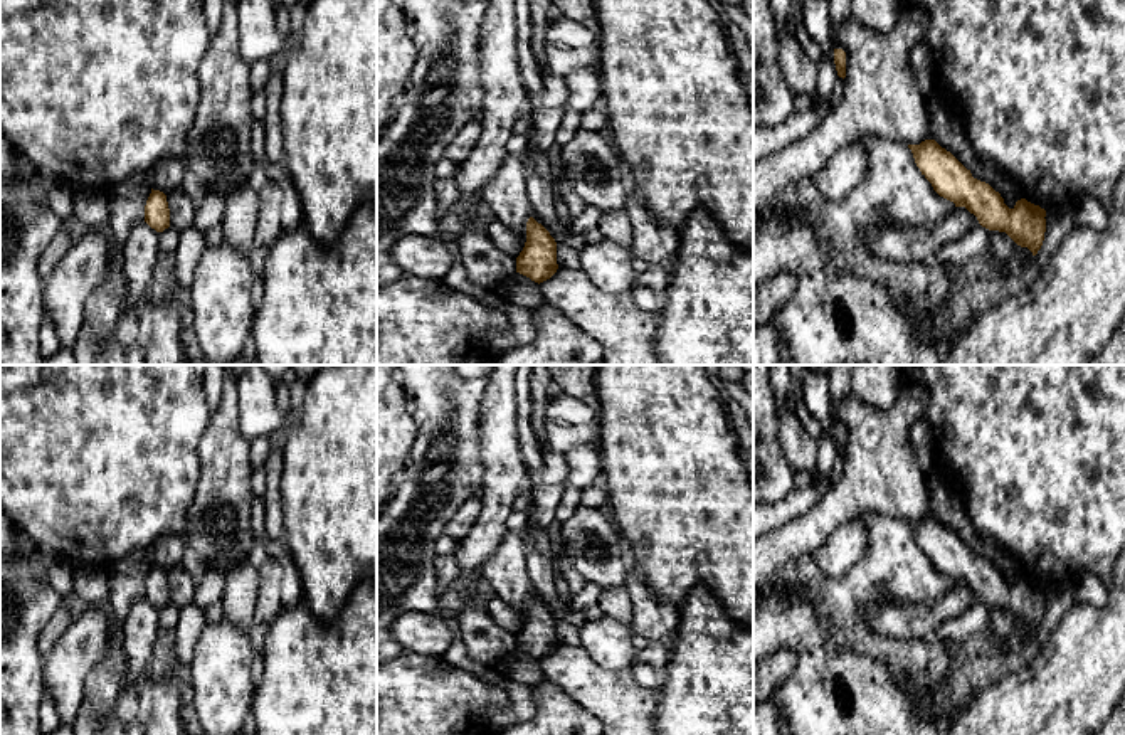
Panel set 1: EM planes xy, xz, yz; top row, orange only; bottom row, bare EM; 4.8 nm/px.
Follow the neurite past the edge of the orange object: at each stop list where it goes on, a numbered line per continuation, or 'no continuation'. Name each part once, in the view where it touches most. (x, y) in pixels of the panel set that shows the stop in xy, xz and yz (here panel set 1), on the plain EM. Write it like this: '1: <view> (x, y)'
no continuation

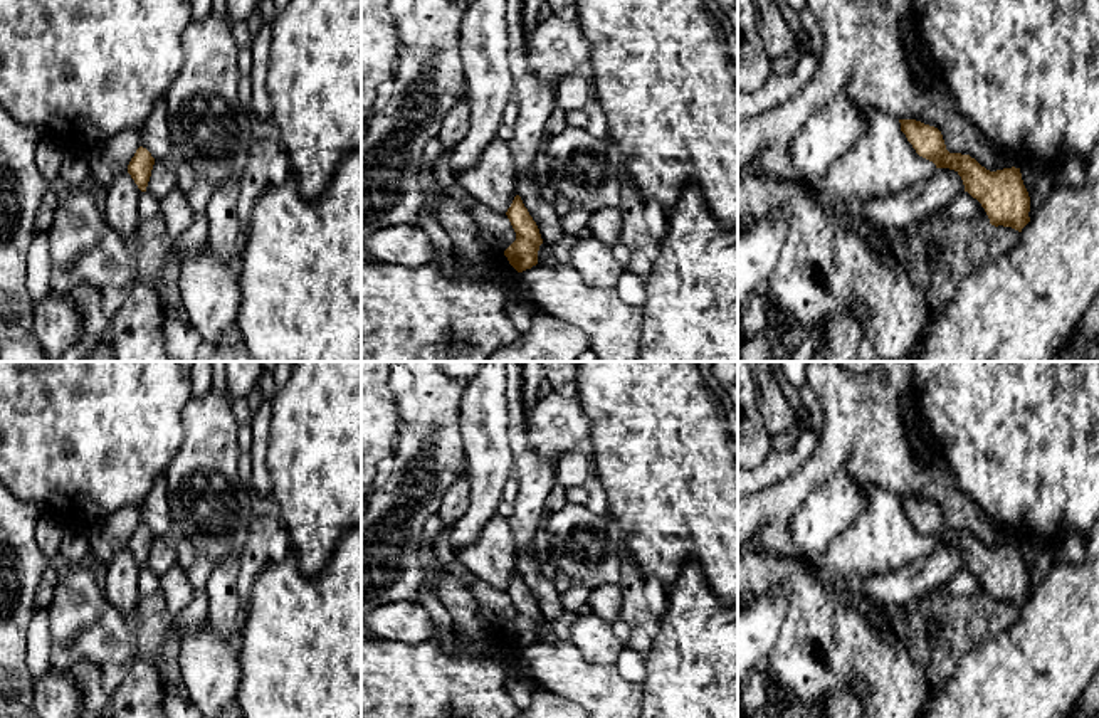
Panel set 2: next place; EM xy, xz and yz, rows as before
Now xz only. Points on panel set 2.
no continuation

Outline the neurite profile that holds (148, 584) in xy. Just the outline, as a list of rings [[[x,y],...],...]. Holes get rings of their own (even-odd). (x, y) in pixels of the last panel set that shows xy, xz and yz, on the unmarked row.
[[[141,568],[138,580],[138,594],[141,600],[146,600],[148,597],[158,594],[160,590],[161,590],[160,577],[148,568]]]

